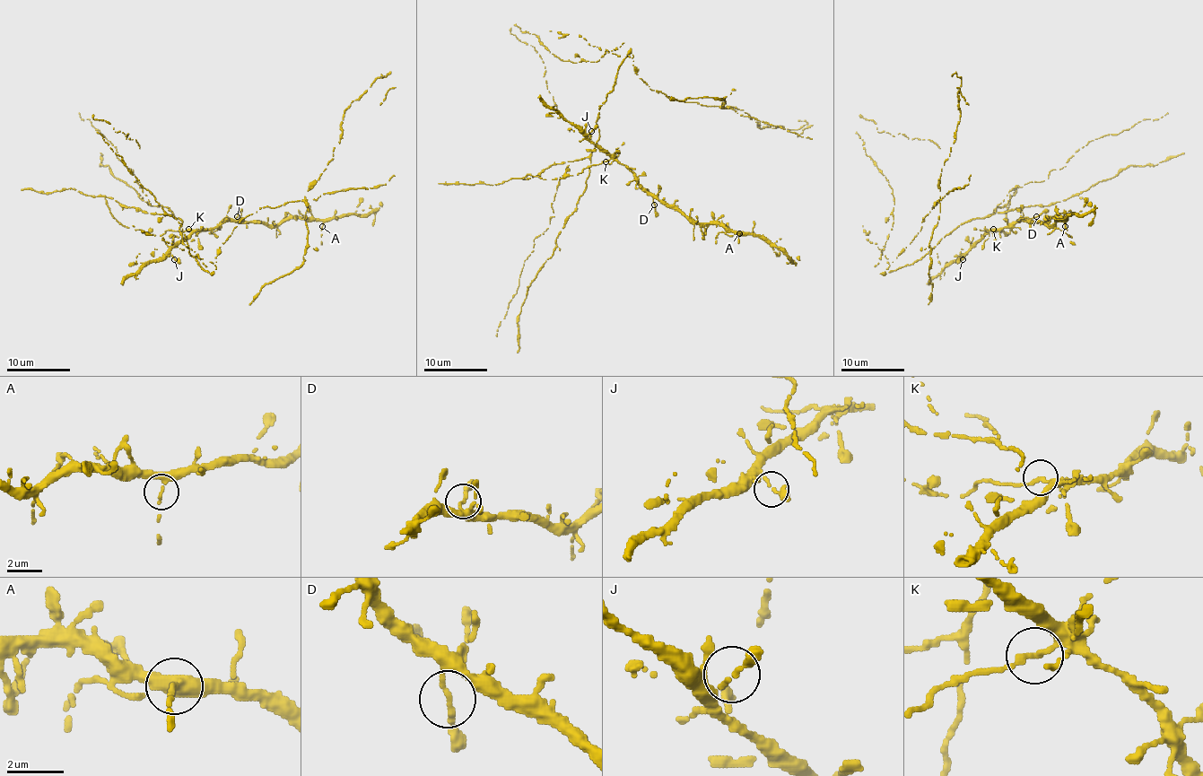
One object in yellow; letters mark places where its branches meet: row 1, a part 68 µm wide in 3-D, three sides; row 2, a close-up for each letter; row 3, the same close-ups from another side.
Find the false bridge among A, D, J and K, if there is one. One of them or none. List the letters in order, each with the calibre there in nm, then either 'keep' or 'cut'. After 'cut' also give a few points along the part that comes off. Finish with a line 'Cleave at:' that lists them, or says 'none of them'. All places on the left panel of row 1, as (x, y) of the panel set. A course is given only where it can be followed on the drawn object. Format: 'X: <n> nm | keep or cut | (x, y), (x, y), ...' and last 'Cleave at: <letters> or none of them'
A: 240 nm | keep
D: 200 nm | keep
J: 240 nm | keep
K: 200 nm | cut
Cleave at: K

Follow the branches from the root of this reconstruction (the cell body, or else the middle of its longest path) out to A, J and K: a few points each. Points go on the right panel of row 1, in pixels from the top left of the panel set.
A: (961, 224), (1011, 197), (1011, 229), (990, 231), (1056, 218), (1065, 226)
J: (961, 224), (994, 213), (1011, 197), (1006, 208), (1011, 229), (1006, 235), (1002, 231), (989, 231), (963, 259)
K: (961, 224), (994, 213), (1011, 197), (1006, 208), (1011, 229), (1006, 235), (992, 229)

